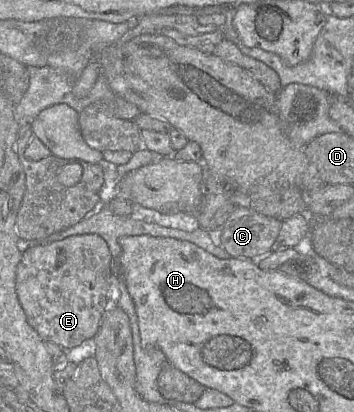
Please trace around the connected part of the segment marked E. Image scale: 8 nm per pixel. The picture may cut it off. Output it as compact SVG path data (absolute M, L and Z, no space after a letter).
M98 234L71 235L61 240L32 244L22 252L16 271L16 293L28 323L44 341L56 343L64 349L94 338L104 312L110 306L108 289L114 265L107 242Z

